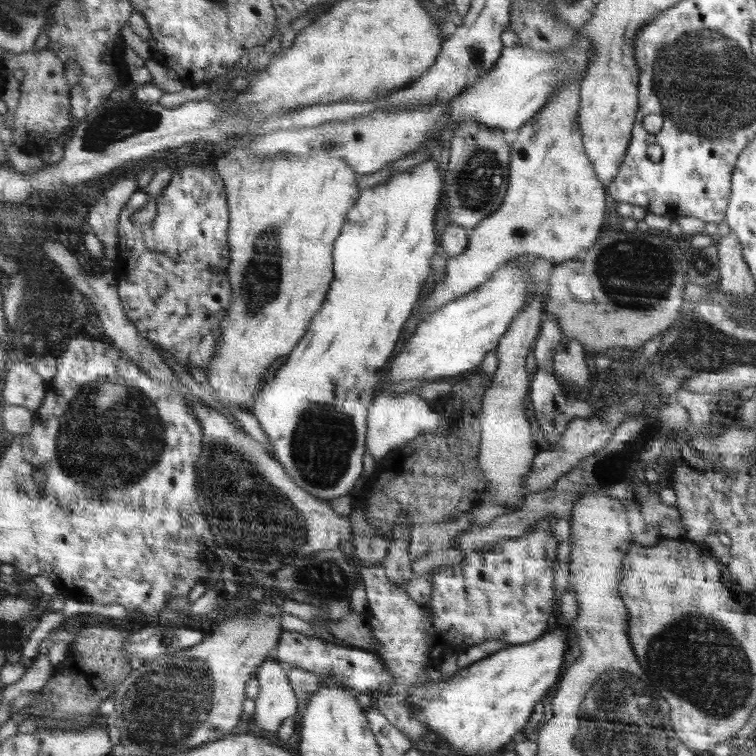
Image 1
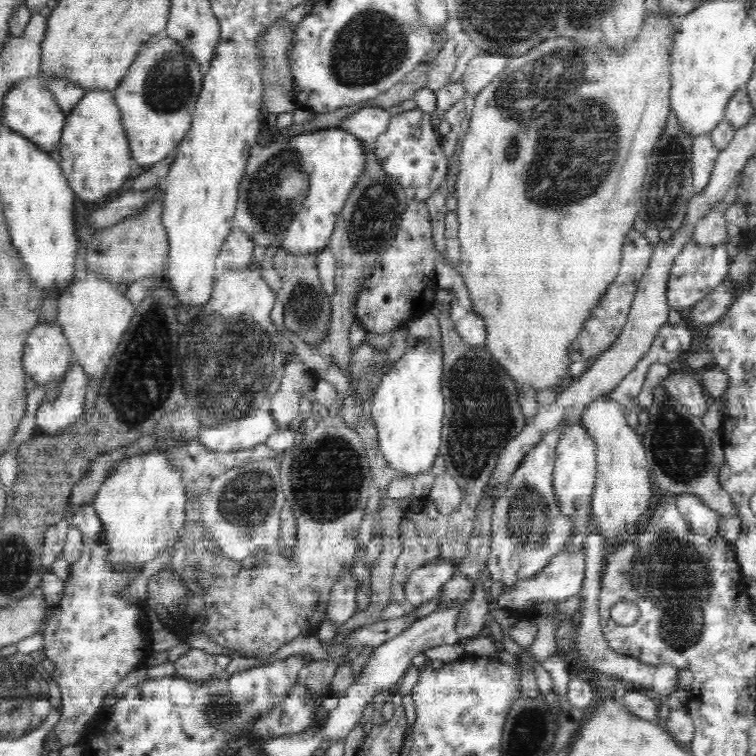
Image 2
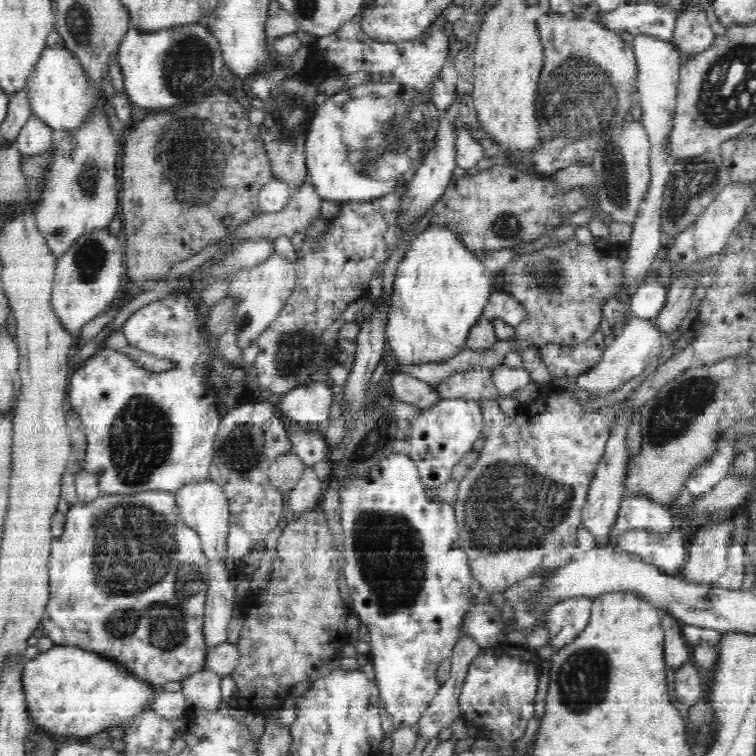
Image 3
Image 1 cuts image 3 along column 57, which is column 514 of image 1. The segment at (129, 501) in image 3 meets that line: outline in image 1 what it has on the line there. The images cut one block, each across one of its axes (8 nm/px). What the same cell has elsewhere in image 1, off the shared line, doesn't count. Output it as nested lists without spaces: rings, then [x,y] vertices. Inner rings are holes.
[[[539,520],[533,526],[531,534],[527,534],[523,538],[507,540],[503,544],[493,546],[487,552],[475,550],[475,552],[467,554],[457,566],[441,566],[439,564],[431,572],[433,588],[431,588],[431,598],[429,598],[427,606],[417,606],[415,602],[411,602],[403,588],[397,588],[387,580],[381,566],[361,568],[361,578],[363,578],[365,594],[367,594],[367,620],[371,624],[373,640],[379,644],[379,650],[375,654],[379,654],[383,658],[387,670],[399,678],[397,684],[393,684],[385,694],[379,694],[375,698],[375,706],[395,728],[399,728],[405,736],[409,736],[411,744],[415,744],[419,740],[419,736],[429,732],[419,720],[415,720],[415,716],[409,712],[411,708],[405,702],[413,684],[429,680],[421,672],[421,666],[425,662],[429,662],[431,658],[443,660],[443,656],[451,650],[461,654],[467,648],[473,648],[475,644],[483,644],[491,636],[495,636],[497,640],[503,640],[509,646],[521,646],[521,644],[539,640],[539,636],[543,634],[543,630],[547,626],[549,614],[553,612],[553,602],[551,602],[553,548],[555,548],[555,538],[549,532],[549,522]]]

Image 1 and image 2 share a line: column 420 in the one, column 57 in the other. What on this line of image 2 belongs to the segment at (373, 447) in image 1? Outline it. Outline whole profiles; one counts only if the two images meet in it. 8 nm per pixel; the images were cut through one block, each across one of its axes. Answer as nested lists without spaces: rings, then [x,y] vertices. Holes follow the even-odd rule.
[[[74,364],[60,382],[60,396],[52,404],[46,402],[38,408],[34,426],[44,432],[44,436],[58,436],[68,430],[70,424],[84,416],[86,388],[88,376],[80,364]]]

